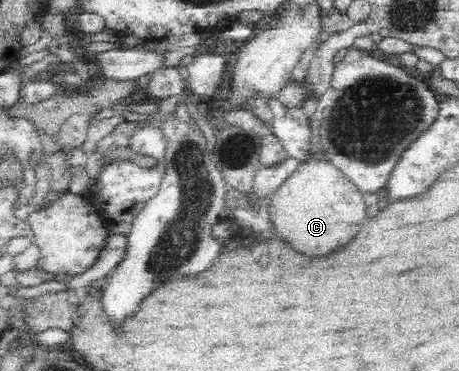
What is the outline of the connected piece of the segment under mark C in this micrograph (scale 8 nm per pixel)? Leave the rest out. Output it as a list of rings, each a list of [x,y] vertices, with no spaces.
[[[310,156],[271,195],[268,209],[275,231],[281,233],[293,249],[307,257],[319,257],[343,247],[365,223],[365,203],[359,189],[328,161]]]

